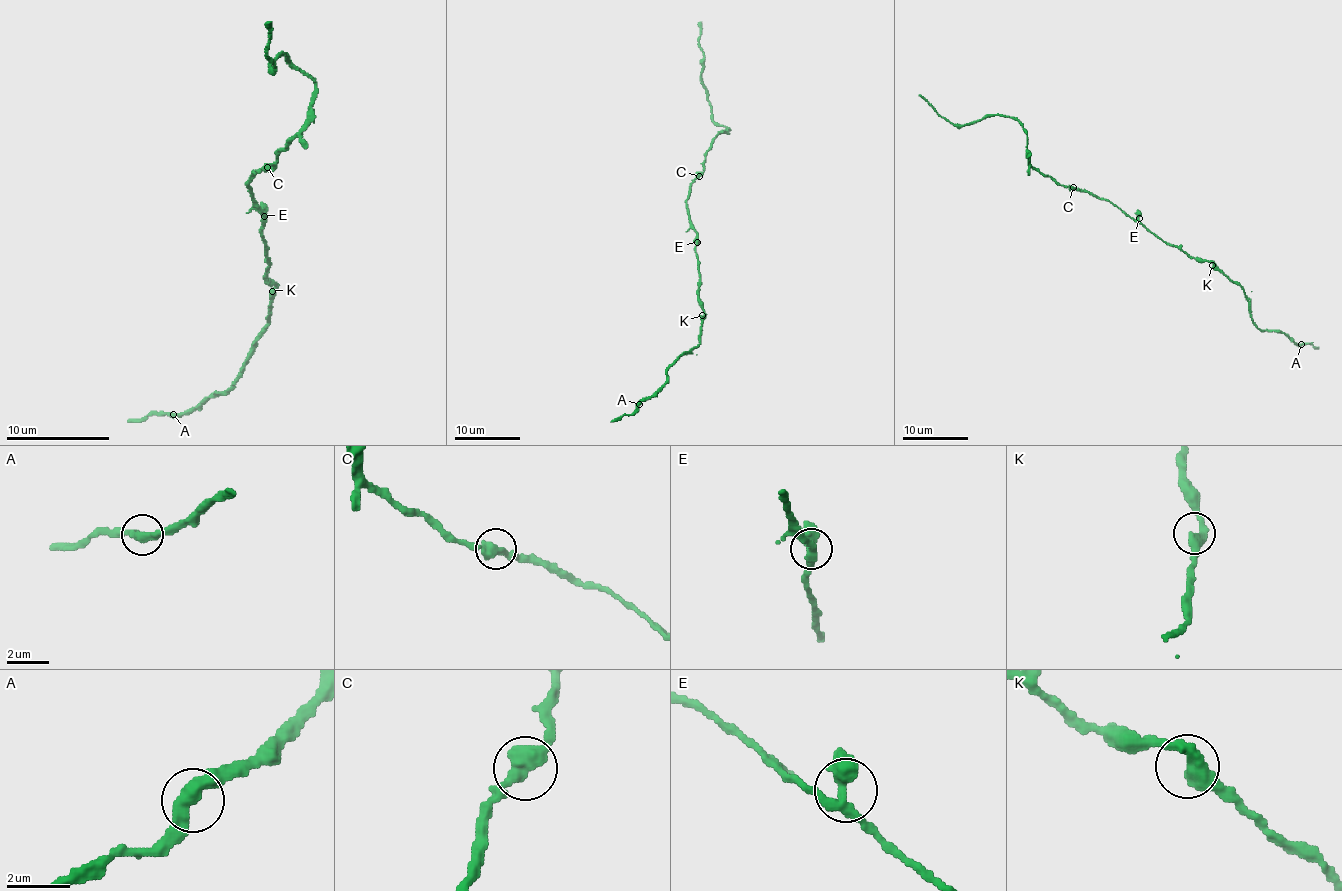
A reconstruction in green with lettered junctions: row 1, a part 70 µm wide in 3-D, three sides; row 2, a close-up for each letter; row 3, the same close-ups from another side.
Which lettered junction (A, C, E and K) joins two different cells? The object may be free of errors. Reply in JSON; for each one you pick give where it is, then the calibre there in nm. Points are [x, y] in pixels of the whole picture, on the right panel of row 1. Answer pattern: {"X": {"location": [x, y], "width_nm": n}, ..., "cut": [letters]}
{"cut": []}

